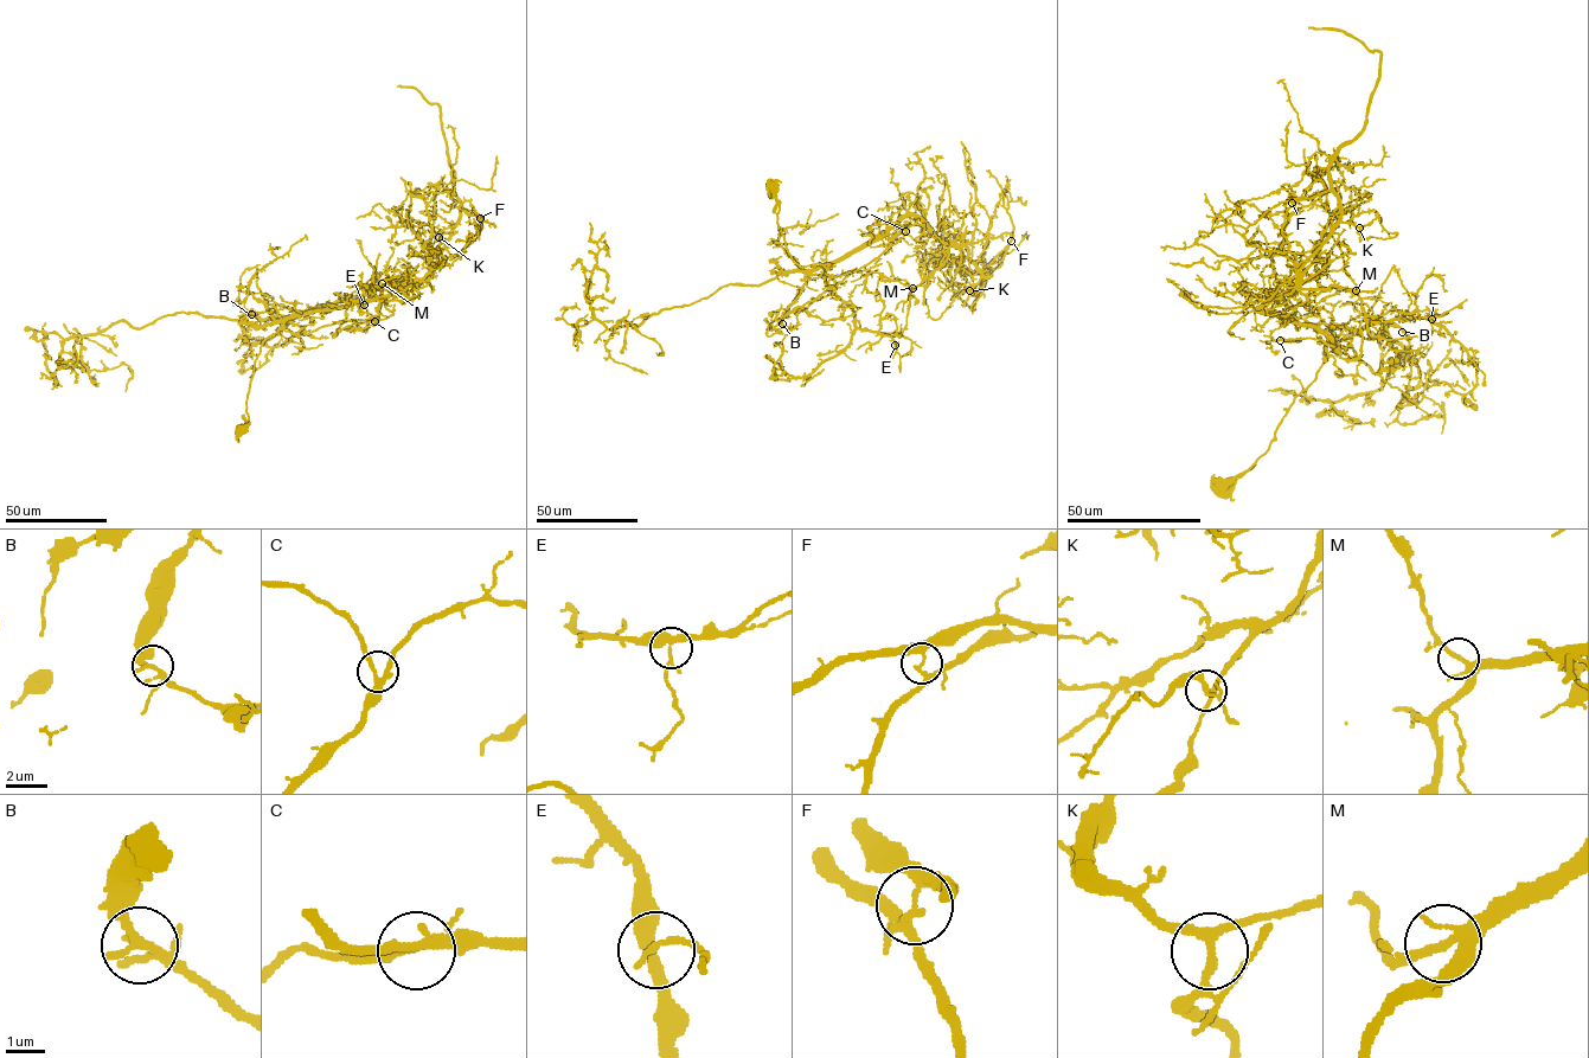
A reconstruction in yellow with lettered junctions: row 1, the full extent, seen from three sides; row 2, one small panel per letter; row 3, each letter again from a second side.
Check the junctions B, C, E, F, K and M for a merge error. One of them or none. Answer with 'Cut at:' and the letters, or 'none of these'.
Cut at: F

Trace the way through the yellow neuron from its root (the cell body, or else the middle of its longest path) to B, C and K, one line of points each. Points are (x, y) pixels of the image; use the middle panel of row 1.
B: (770, 188), (779, 203), (776, 223), (788, 254), (800, 267), (815, 267), (806, 273), (800, 294), (782, 324)
C: (770, 188), (790, 257), (800, 267), (815, 267), (808, 274), (828, 275), (837, 288), (905, 231)
K: (770, 188), (785, 247), (800, 267), (841, 261), (886, 232), (921, 225), (968, 249), (981, 274), (969, 290)

